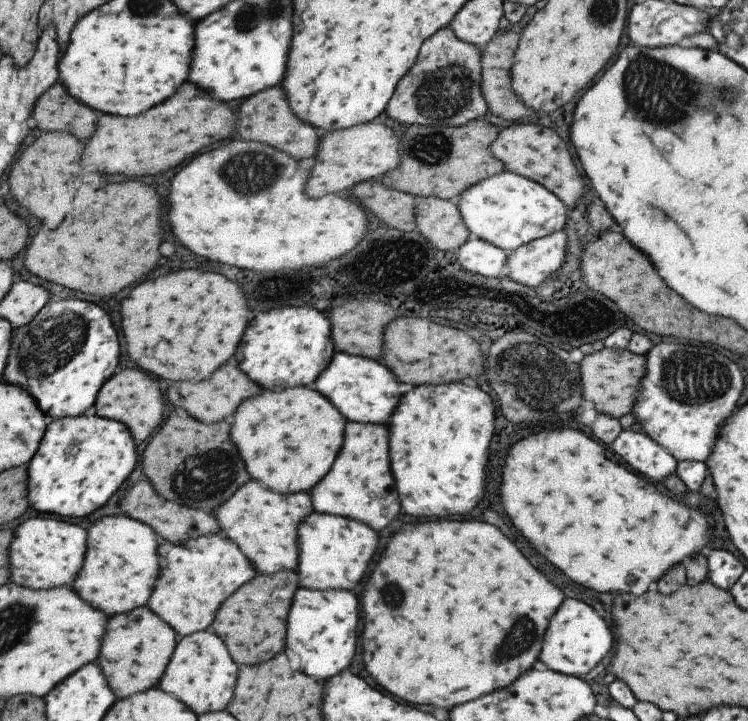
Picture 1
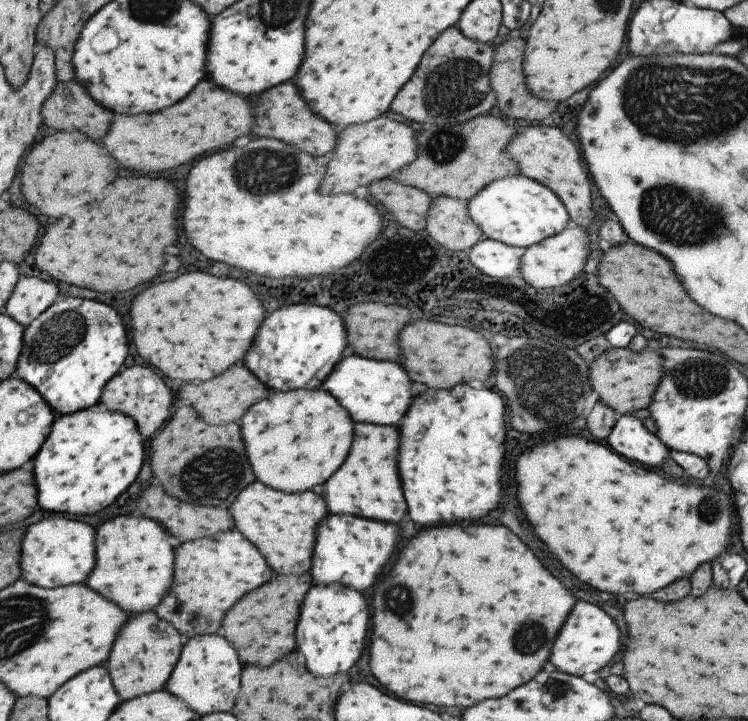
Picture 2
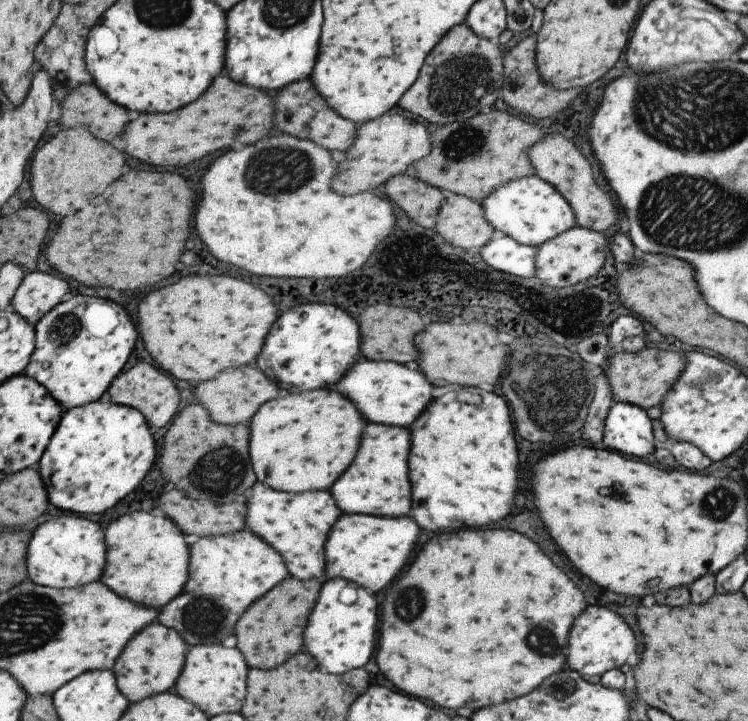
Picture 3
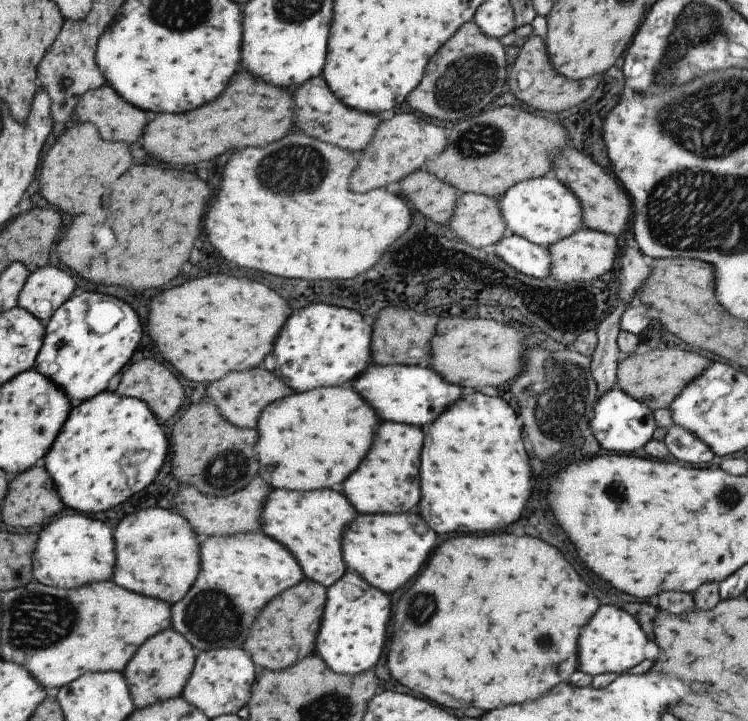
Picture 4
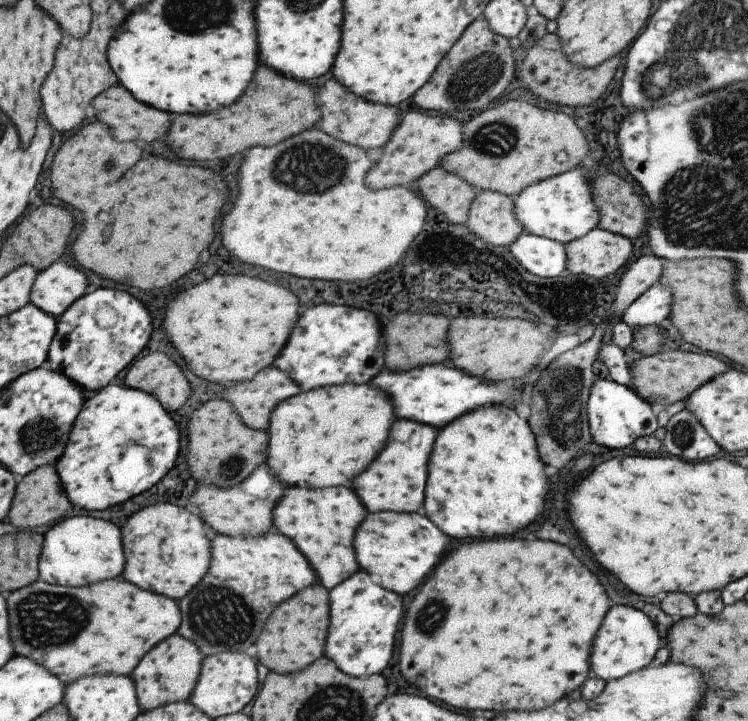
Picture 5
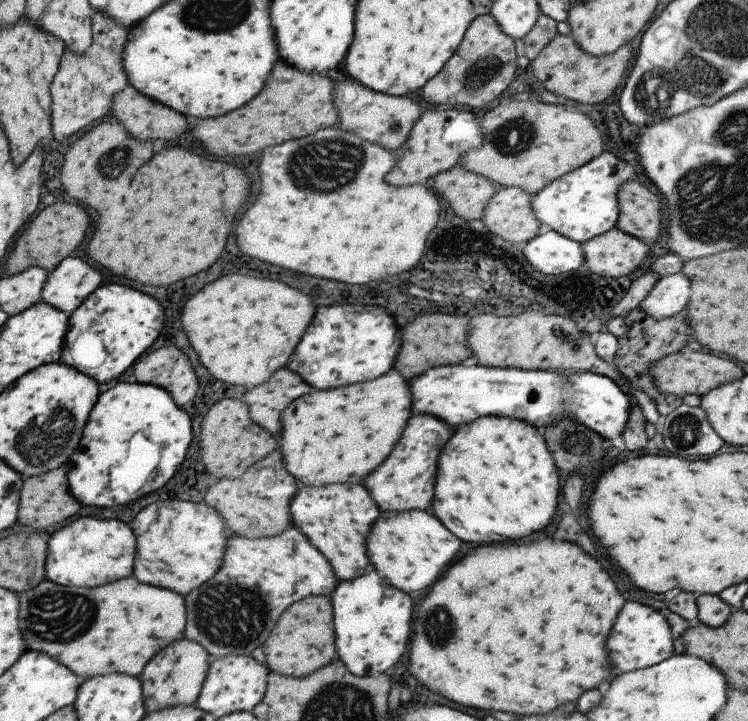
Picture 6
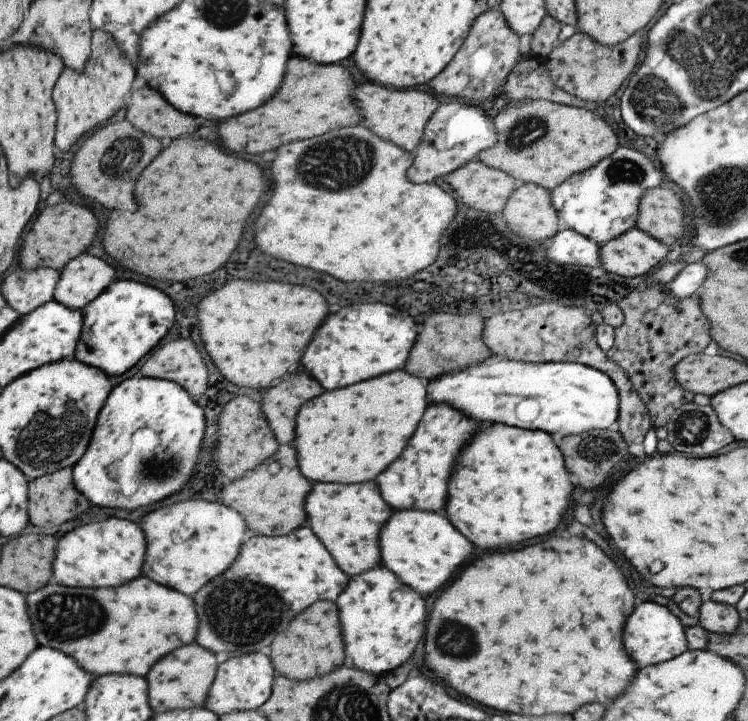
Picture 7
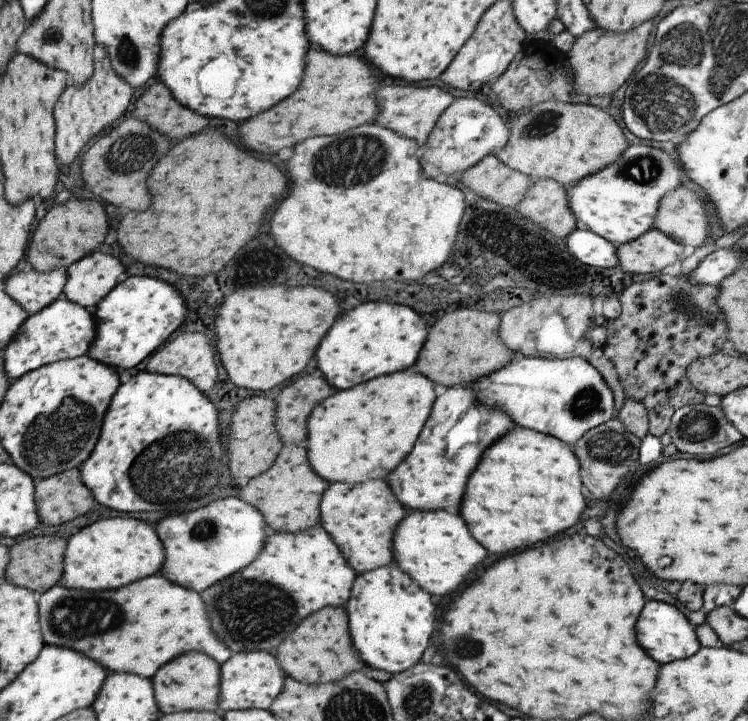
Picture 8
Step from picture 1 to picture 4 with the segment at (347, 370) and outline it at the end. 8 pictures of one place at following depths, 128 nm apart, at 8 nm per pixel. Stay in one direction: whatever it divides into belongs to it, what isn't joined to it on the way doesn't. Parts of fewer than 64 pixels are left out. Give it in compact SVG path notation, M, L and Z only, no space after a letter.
M367 366L353 384L349 384L379 416L379 420L405 422L405 424L429 424L437 414L461 396L457 386L443 382L433 370L419 366Z

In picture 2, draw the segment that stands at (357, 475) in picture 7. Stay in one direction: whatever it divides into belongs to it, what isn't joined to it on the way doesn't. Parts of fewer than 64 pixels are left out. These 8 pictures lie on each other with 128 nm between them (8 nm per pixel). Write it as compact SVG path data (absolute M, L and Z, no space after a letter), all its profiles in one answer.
M323 390L275 392L249 406L239 420L241 440L255 478L284 493L313 490L345 460L351 444L351 418Z

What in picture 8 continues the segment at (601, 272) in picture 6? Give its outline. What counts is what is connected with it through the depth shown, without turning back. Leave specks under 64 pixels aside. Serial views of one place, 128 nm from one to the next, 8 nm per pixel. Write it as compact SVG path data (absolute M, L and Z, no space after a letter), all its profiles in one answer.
M651 228L637 238L616 245L617 266L629 275L655 275L688 252L677 241Z

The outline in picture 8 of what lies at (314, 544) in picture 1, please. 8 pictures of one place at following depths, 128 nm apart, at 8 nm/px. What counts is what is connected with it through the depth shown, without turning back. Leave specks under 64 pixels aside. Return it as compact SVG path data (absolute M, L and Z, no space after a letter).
M413 511L405 514L391 535L393 564L431 596L459 590L483 562L485 550L468 533L463 519L452 511Z

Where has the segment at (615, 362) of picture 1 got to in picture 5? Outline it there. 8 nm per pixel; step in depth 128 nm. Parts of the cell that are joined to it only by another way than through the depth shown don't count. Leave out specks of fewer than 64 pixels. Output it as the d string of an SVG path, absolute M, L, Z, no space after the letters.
M661 348L655 354L642 356L630 364L628 371L631 385L629 388L649 405L655 403L668 405L685 399L699 385L720 375L728 368L717 356L712 356L711 353L705 354L701 350L689 352Z

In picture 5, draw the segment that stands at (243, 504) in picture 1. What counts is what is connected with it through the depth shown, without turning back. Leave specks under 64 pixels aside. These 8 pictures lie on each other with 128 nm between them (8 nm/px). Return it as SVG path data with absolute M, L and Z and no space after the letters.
M284 487L282 495L272 510L272 530L291 540L295 548L305 556L305 560L309 560L309 566L314 570L318 579L317 584L323 584L329 590L359 569L357 562L355 562L355 556L353 556L352 538L358 527L357 524L363 518L365 518L365 508L359 504L357 496L347 488L313 490L305 487Z

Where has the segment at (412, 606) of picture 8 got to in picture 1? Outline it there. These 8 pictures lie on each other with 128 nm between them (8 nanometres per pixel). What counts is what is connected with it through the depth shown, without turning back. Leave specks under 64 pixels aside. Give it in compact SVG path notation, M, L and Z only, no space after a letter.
M305 590L293 594L293 602L286 618L285 648L299 658L299 670L321 681L347 669L357 648L357 616L359 602L345 590Z

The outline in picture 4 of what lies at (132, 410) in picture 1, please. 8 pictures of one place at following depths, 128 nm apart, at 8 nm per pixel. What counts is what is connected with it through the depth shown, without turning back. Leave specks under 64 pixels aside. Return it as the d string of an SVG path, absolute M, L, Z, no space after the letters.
M151 358L128 364L114 392L143 400L161 423L169 420L184 400L183 390L171 370Z

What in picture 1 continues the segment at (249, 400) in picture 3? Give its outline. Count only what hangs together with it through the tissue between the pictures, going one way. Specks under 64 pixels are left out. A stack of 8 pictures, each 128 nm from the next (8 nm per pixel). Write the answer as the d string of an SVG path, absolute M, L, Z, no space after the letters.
M229 358L225 364L221 364L221 368L217 368L209 380L201 380L201 382L173 382L169 384L169 388L165 390L167 400L177 408L182 408L185 412L200 423L213 423L223 420L225 416L233 414L233 410L237 408L237 404L253 394L259 392L259 387L241 372L235 364L233 358Z

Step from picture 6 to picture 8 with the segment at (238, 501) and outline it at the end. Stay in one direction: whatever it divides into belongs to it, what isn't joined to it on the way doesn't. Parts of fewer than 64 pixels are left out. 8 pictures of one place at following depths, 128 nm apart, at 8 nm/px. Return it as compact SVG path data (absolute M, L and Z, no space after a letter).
M288 444L282 445L274 464L265 474L255 476L253 480L249 480L245 486L238 489L238 497L261 513L268 532L296 533L304 531L305 528L311 528L313 524L319 522L317 504L323 488L327 485L325 480L315 476L313 470L309 468L305 450L301 446Z

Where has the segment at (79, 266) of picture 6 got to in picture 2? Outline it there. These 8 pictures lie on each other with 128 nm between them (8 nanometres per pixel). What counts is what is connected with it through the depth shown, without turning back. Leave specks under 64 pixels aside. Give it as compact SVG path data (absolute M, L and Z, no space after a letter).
M21 277L5 301L1 312L17 324L26 327L53 302L57 288L53 284L39 282L35 277Z

